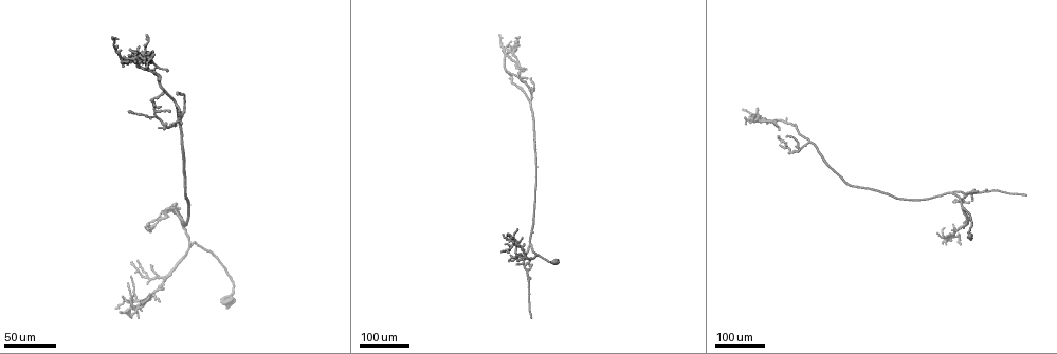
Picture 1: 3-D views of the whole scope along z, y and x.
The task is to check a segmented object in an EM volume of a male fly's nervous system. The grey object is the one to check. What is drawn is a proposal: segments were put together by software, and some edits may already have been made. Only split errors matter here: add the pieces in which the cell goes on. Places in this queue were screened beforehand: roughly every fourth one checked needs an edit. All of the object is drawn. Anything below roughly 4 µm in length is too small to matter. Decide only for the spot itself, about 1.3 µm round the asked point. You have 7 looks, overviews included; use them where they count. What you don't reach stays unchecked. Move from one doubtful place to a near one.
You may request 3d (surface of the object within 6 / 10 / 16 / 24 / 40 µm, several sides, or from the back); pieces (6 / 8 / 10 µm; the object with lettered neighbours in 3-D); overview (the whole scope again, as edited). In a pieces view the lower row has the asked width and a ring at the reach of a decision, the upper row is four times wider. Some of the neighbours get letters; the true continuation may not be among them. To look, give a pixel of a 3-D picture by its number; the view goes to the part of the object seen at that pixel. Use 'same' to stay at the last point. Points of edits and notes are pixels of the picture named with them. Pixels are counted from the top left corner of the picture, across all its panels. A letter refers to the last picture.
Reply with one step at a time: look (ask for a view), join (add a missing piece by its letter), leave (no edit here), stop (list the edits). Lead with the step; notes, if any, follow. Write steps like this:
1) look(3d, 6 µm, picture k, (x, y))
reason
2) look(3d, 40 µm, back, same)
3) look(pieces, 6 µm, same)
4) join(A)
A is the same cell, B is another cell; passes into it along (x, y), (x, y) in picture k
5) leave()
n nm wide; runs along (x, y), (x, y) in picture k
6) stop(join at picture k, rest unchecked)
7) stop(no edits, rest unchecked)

look(3d, 40 µm, picture 1, (532, 318))

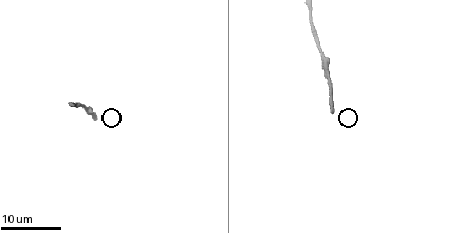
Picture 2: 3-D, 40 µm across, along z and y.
look(pieces, 6 µm, picture 2, (331, 112))
what lies round it

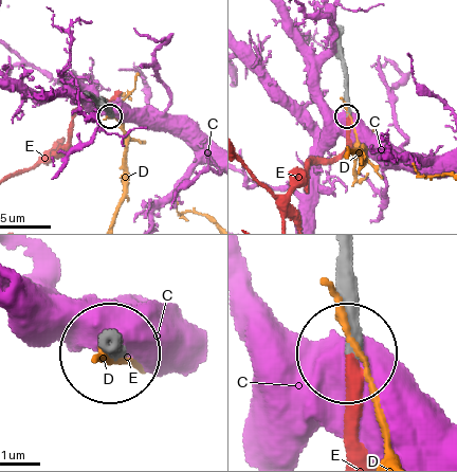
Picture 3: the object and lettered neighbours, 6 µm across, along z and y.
join(E)
300 nm wide; E is the same cell, C and D are other cells; passes into it along (339, 260), (349, 453) in picture 3; the cell continues

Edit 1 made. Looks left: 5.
look(3d, 24 µm, picture 1, (521, 237))
branch stops here

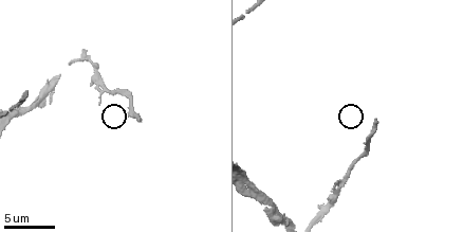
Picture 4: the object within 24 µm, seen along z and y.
look(pieces, 6 µm, picture 4, (374, 121))

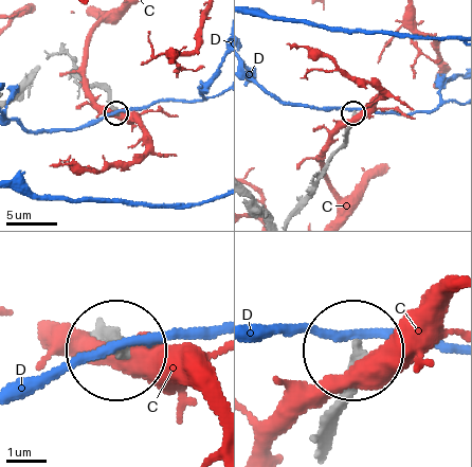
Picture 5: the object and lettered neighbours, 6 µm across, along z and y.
leave()
C and D are other cells; runs along (324, 434), (348, 394), (348, 357) in picture 5; none of them fits

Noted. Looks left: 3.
look(3d, 40 µm, picture 1, (965, 196))
branch stops here

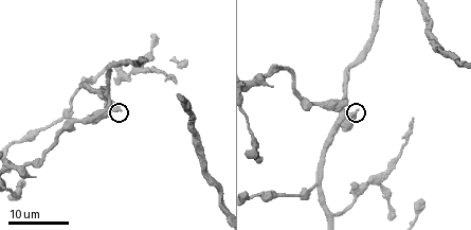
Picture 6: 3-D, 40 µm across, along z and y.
look(pieces, 8 µm, picture 6, (120, 109))

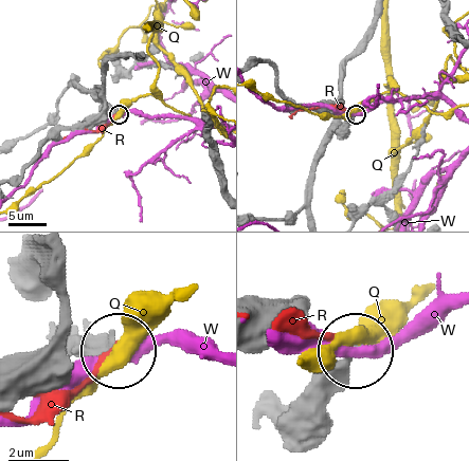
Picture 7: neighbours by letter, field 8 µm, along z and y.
leave()
Q, R and W are other cells; no lettered piece goes on from it

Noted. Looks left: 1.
stop(join at picture 3, rest unchecked)

